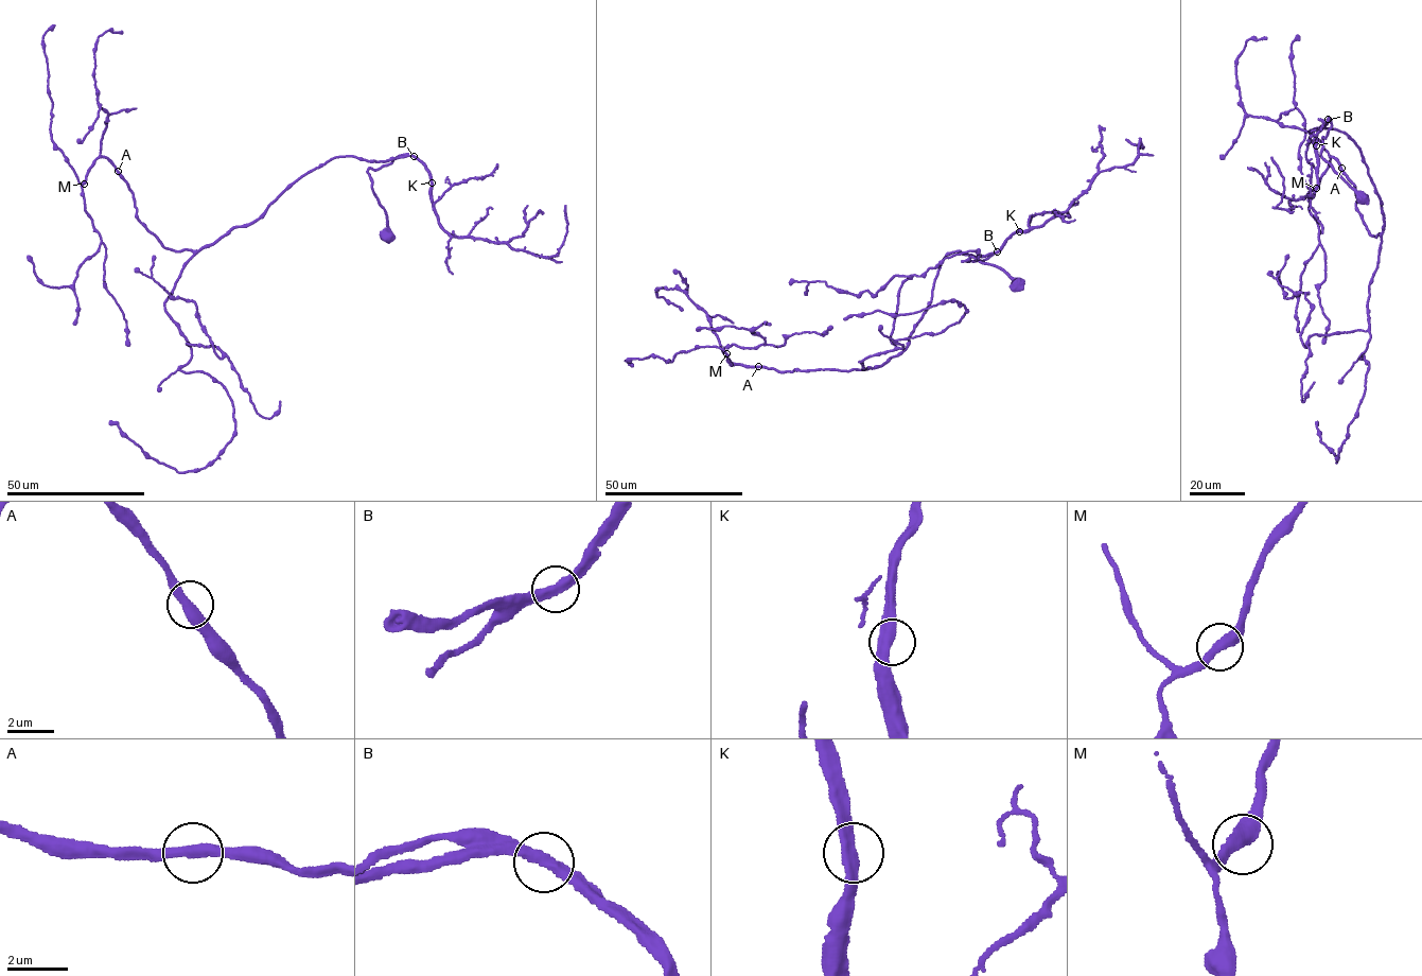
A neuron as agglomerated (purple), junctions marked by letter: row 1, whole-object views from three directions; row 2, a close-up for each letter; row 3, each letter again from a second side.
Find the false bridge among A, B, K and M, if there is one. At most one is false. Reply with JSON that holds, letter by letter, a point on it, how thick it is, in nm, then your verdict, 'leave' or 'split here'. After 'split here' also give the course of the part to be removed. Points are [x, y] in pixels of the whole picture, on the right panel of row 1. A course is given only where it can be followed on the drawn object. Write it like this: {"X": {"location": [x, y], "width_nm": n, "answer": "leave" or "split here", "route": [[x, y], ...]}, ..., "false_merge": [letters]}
{"A": {"location": [1341, 168], "width_nm": 400, "answer": "leave"}, "B": {"location": [1328, 119], "width_nm": 400, "answer": "leave"}, "K": {"location": [1316, 145], "width_nm": 400, "answer": "leave"}, "M": {"location": [1316, 188], "width_nm": 400, "answer": "leave"}, "false_merge": []}

